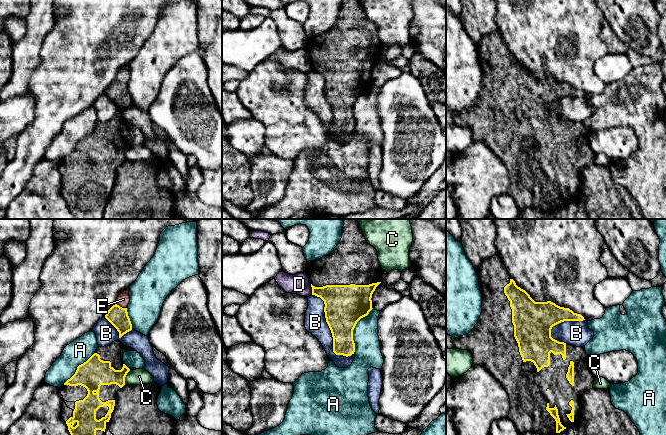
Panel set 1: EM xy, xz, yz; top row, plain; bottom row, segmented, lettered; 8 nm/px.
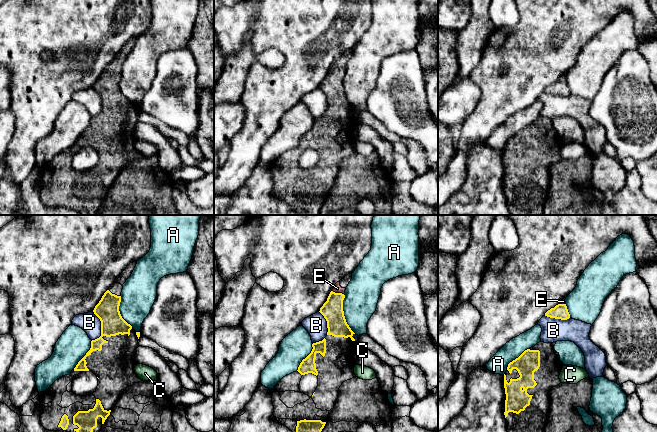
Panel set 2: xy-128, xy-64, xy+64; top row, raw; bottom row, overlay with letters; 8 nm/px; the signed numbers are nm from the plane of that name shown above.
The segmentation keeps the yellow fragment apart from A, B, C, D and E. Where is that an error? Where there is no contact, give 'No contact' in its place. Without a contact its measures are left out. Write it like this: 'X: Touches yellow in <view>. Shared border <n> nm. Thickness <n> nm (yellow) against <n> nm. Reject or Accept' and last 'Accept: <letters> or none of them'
A: Touches yellow in xz. Shared border 400 nm. Thickness 320 nm (yellow) against 220 nm. Reject
B: Touches yellow in xz. Shared border 600 nm. Thickness 320 nm (yellow) against 180 nm. Reject
C: Touches yellow in xy. Shared border 130 nm. Thickness 220 nm (yellow) against 130 nm. Reject
D: Touches yellow in xz. Shared border 90 nm. Thickness 260 nm (yellow) against 170 nm. Reject
E: Touches yellow in xy. Shared border 100 nm. Thickness 160 nm (yellow) against 110 nm. Accept
Accept: E

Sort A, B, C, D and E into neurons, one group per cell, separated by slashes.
A / B / C / D / E

